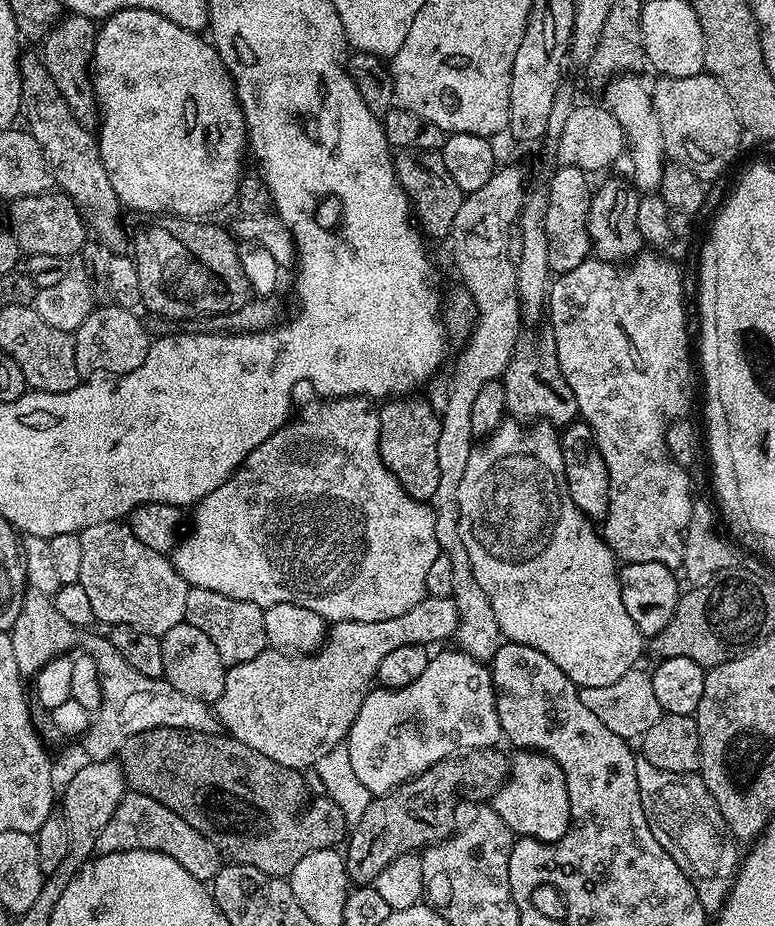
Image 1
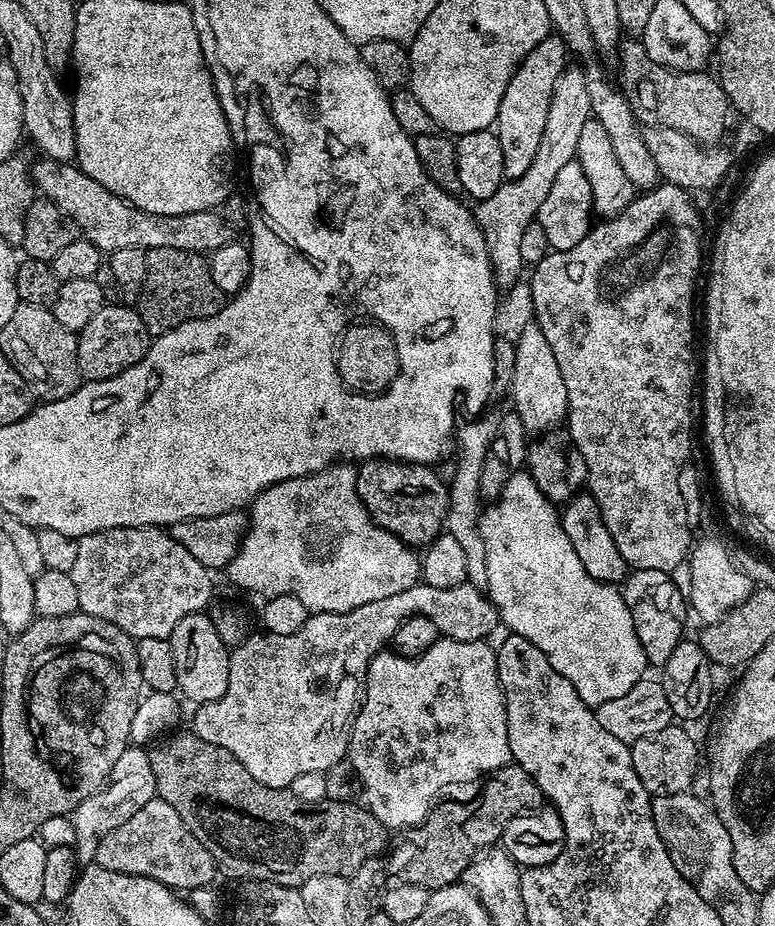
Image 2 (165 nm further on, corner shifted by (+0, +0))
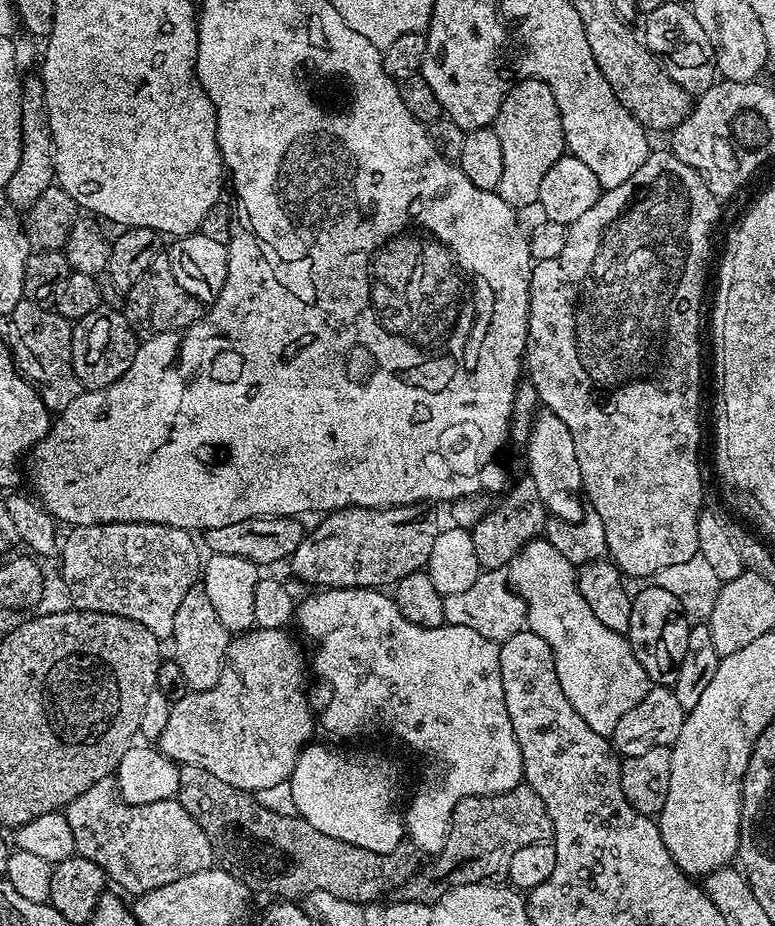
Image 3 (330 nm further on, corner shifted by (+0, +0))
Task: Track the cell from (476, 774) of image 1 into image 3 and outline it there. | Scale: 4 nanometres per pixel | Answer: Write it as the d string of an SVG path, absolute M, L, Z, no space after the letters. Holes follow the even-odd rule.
M523 782L502 794L462 798L462 802L454 806L442 850L431 857L432 864L425 863L415 876L396 889L395 899L434 905L451 888L503 881L510 870L510 858L514 858L522 846L551 840L552 819L546 810L546 802Z

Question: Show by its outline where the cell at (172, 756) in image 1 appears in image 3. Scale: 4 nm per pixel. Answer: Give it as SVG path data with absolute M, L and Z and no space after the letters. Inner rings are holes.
M185 764L180 769L180 804L202 826L210 838L215 863L234 874L253 893L269 892L272 898L296 902L318 890L368 906L379 896L395 893L397 888L415 876L422 867L418 846L405 842L386 854L364 850L350 842L330 838L314 830L310 822L298 815L276 814L259 803L251 792L230 786L204 768ZM421 859L421 860L420 860Z

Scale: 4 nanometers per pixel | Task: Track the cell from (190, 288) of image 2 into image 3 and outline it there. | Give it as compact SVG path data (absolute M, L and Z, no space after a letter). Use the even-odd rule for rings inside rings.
M160 254L152 265L145 270L142 278L134 282L134 286L123 297L122 311L130 322L137 337L147 338L166 334L167 332L183 332L192 324L196 324L206 314L205 305L198 298L186 294L182 286L178 286L178 278L174 278L167 255Z

